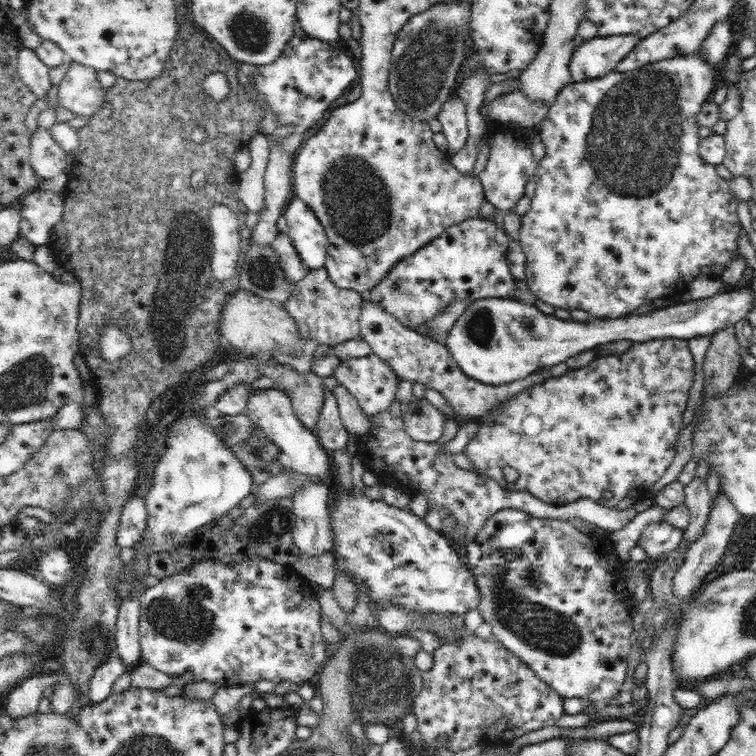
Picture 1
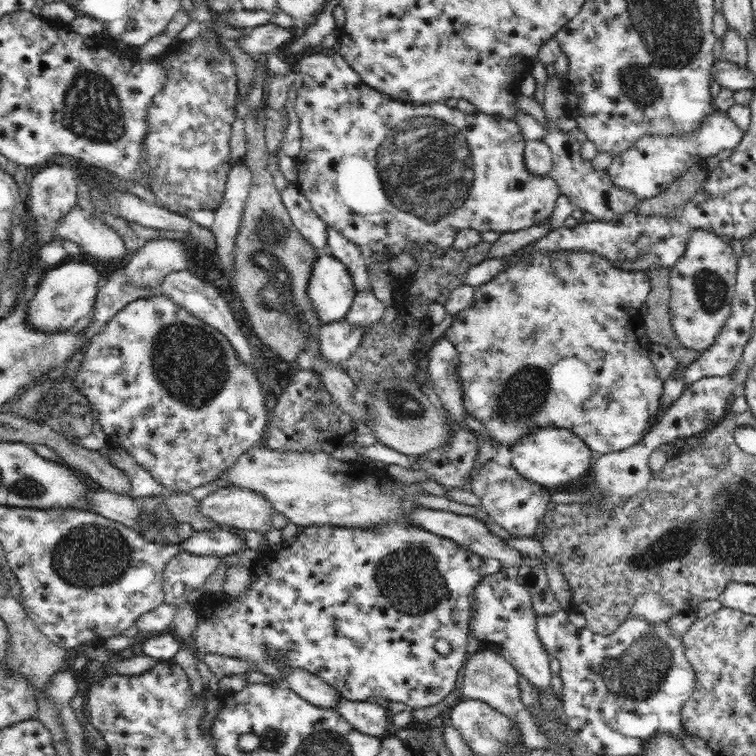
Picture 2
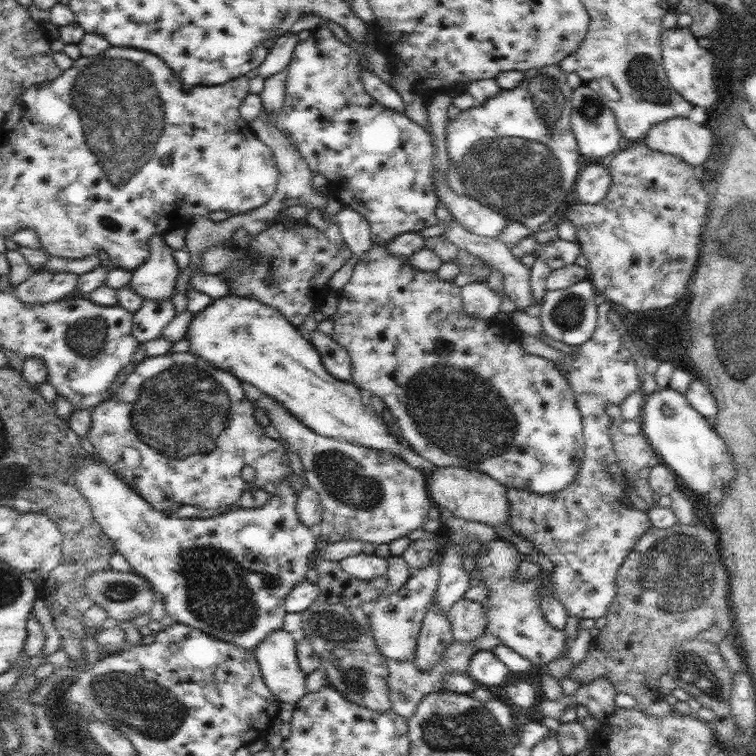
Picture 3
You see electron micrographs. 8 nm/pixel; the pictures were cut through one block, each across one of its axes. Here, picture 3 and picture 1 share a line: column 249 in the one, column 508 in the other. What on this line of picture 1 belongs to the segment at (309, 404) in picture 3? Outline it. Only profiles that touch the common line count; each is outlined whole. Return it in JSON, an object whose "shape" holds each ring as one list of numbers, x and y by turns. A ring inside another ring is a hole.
{"shape":[[740,286,734,292,722,292,704,300,672,300,660,310,650,310,642,314,634,312,618,318,594,318,594,322,578,322,574,318,560,320,556,318,556,314,544,314,536,306,522,304,516,298,482,298,468,304,464,314,456,320,446,346,466,376,480,380,482,384,500,386,524,380,538,370,552,368,582,352,598,350,598,346,608,342,630,340,634,344,656,338,692,340,700,336,714,336,716,332,724,330,734,330,734,324,738,320,744,320,754,308,752,304,754,290],[524,318,530,318,530,328,522,326]]}

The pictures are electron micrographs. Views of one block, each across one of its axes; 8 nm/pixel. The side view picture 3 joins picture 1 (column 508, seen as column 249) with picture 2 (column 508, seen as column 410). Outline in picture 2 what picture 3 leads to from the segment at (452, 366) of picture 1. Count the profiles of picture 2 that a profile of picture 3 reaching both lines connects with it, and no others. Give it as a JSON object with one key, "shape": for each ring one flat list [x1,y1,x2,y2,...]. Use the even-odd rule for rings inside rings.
{"shape":[[494,460,486,462,480,468,480,474,470,482,470,490,482,500,482,510,514,538,538,538,538,534,542,532,544,514,548,508,554,506,550,502,550,488,540,486,524,478,516,468,500,466]]}

